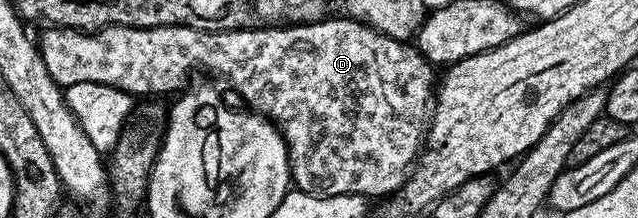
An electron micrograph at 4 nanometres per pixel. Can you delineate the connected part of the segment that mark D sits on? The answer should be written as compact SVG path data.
M323 17L313 23L295 23L293 25L270 25L274 27L257 27L251 25L240 31L201 31L191 27L101 27L99 31L77 31L67 27L47 26L40 38L40 50L44 65L48 65L48 73L52 81L65 89L81 82L98 82L100 85L118 87L127 91L133 97L162 97L169 91L177 92L182 82L193 73L197 67L203 67L222 79L227 79L238 90L238 95L243 99L249 110L267 118L282 135L286 142L286 152L290 158L290 177L293 186L297 190L309 195L390 195L401 192L406 184L406 178L424 146L424 140L428 130L428 116L432 111L432 100L436 95L435 68L427 59L419 53L417 46L401 39L393 39L384 33L374 31L366 24L356 19L341 17L342 19L330 19Z

